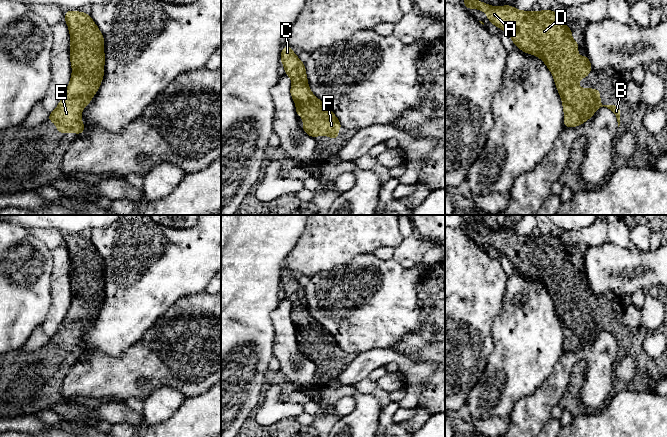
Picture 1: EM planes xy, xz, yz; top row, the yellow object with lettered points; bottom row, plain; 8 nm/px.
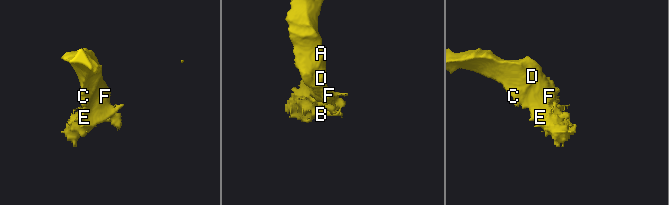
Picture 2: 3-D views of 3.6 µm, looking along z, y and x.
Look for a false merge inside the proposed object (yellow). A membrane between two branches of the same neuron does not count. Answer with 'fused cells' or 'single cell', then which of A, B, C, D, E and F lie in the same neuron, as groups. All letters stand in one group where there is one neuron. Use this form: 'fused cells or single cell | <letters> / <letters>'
single cell | A B C D E F

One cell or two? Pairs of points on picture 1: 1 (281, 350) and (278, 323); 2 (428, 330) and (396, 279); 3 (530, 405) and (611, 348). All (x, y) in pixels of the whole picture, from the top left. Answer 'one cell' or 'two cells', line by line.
1: one cell
2: two cells
3: one cell

